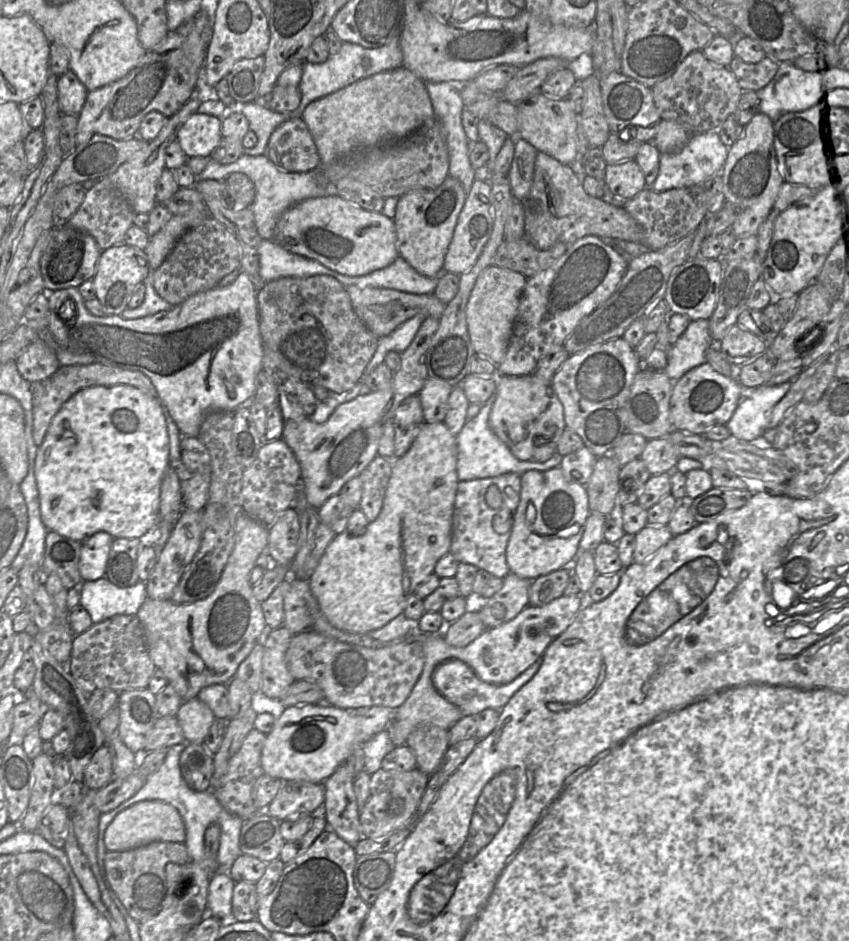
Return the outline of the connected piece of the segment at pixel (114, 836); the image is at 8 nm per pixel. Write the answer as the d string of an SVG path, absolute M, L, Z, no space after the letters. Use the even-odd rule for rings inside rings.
M141 801L119 813L108 825L104 845L109 852L123 852L152 842L184 843L185 825L178 810L161 801Z

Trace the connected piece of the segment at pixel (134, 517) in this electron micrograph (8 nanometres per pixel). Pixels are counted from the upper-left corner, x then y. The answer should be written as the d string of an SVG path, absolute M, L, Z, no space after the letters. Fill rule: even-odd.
M130 385L82 389L51 420L34 464L41 520L48 531L82 543L97 532L144 542L159 521L161 483L170 464L163 405Z

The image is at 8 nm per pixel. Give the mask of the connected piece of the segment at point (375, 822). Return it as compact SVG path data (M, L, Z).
M380 768L370 777L370 795L359 811L360 833L363 838L378 839L390 833L412 828L418 818L418 805L426 790L429 776L420 769L410 771Z

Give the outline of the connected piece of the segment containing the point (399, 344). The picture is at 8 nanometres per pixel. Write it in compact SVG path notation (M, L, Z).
M416 314L389 335L380 337L378 339L378 347L365 369L365 374L371 373L377 366L383 363L388 352L404 352L411 344L426 317L424 314Z

